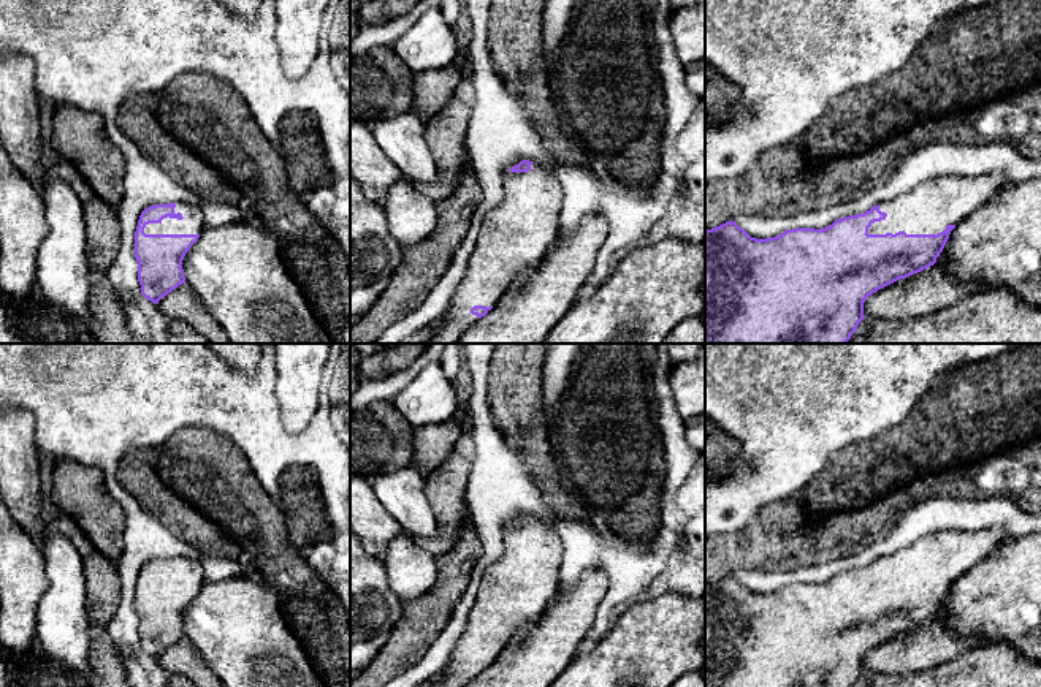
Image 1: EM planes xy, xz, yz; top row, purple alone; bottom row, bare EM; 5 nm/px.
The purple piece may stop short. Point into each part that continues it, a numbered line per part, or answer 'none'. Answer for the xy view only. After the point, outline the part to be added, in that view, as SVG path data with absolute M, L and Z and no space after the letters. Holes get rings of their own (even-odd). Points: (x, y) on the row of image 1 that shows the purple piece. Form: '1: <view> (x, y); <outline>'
1: xy (192, 223); M176 203L174 214L181 212L182 220L163 218L160 223L149 223L146 234L201 234L204 230L203 214L198 206L189 203Z

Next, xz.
1: xz (515, 235); M532 163L528 173L509 171L504 177L504 196L499 204L485 212L480 225L475 249L469 258L464 279L459 282L447 312L442 317L439 331L428 344L458 344L459 337L471 328L479 317L471 313L474 306L491 307L498 304L510 283L524 269L534 268L556 242L558 237L558 211L559 211L559 182L551 174L548 163Z

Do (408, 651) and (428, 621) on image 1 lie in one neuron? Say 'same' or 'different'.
same

